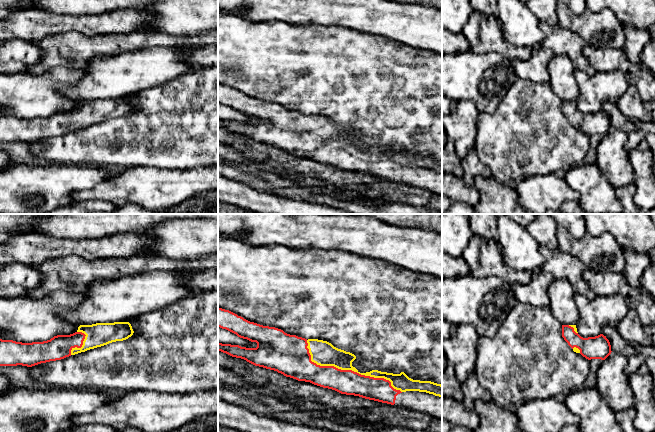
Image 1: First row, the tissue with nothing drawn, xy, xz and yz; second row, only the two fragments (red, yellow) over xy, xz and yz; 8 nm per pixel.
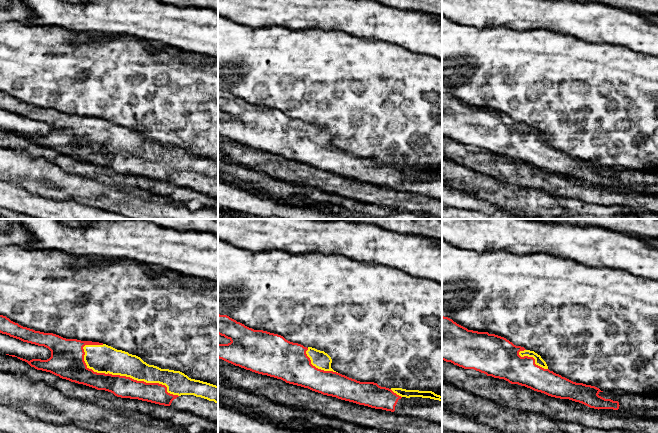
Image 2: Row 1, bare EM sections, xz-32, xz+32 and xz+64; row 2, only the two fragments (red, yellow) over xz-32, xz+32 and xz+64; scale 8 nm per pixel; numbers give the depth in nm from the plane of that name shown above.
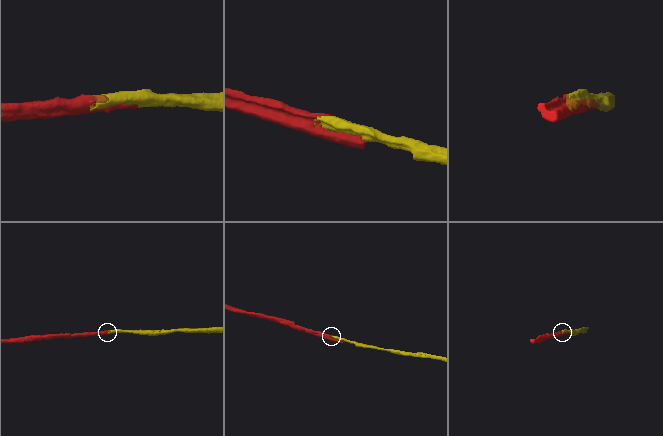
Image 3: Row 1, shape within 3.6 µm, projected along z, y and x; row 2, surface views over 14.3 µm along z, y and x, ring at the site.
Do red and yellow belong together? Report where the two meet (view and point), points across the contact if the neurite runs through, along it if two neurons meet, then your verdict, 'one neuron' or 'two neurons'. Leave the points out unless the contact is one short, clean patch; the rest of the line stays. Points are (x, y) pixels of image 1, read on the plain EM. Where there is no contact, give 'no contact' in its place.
xz (347, 146) | one neuron

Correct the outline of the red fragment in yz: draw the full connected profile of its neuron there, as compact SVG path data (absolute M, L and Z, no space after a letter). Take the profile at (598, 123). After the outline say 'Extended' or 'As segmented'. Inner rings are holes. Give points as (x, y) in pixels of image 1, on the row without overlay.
M562 101L562 113L573 125L588 136L605 136L611 130L609 116L603 110L595 113L583 114L578 108L576 101Z. Extended

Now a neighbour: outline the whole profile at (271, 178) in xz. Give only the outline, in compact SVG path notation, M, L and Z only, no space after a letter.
M238 165L237 169L240 170L241 172L247 173L247 174L252 174L252 175L257 175L259 176L262 180L272 184L275 187L283 188L283 187L288 187L290 186L290 181L283 179L273 173L264 173L264 172L259 172L253 169L252 167L245 167L242 165Z

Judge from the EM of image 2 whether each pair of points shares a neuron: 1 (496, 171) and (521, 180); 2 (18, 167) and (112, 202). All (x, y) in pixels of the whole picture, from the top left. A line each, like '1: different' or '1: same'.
1: same
2: same

